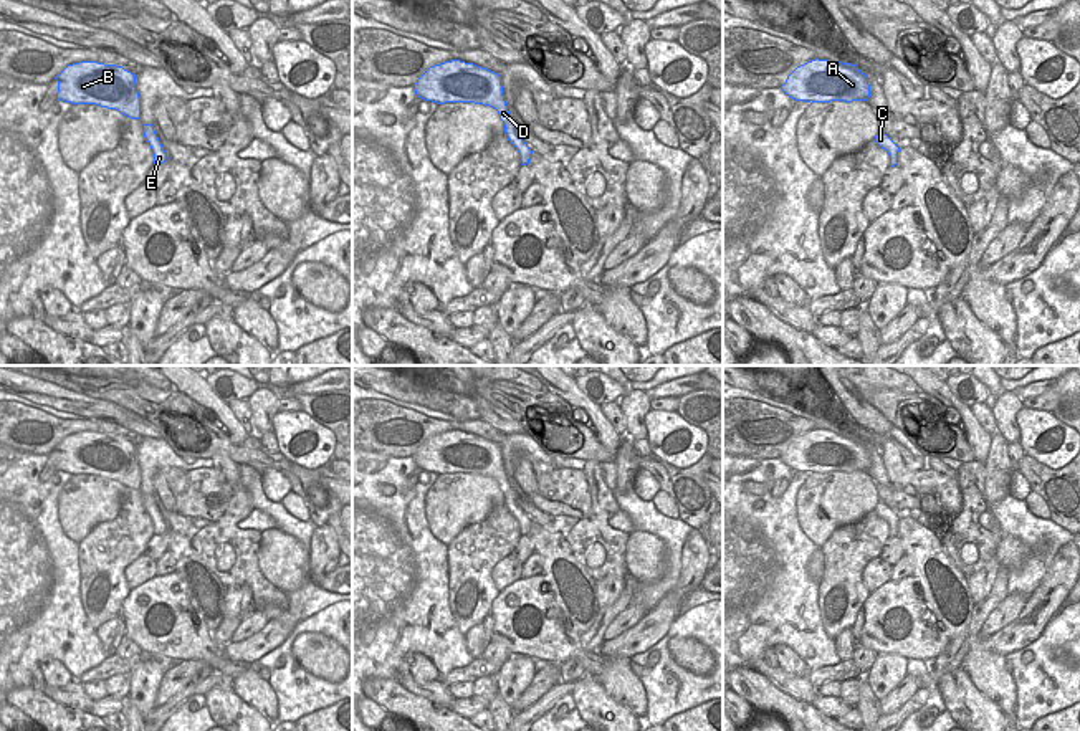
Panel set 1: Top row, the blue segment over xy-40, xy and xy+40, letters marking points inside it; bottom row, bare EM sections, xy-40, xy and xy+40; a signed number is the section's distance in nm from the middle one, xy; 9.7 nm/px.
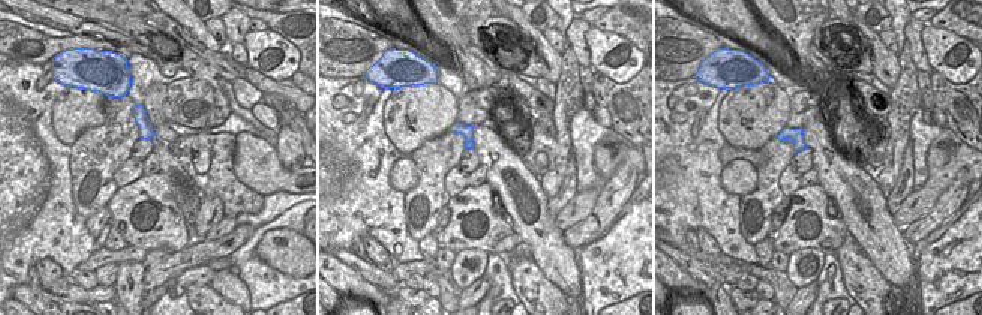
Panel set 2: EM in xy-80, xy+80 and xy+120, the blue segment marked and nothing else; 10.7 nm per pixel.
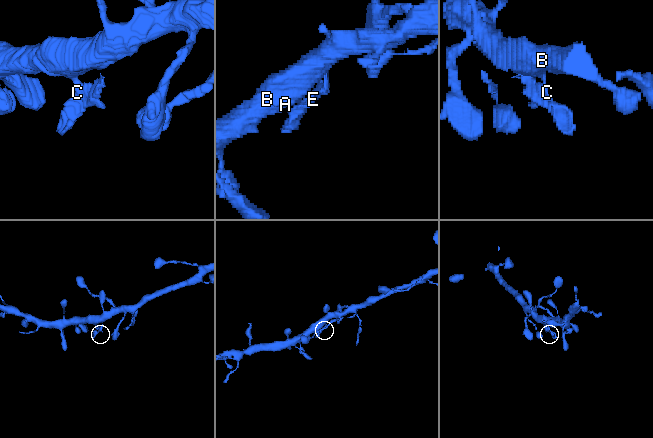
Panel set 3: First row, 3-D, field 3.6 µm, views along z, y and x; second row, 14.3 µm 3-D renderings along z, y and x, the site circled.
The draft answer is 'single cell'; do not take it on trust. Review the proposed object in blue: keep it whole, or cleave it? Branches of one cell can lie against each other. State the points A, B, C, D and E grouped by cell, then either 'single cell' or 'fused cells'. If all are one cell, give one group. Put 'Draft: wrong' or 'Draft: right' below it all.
groups A B D / C E; fused cells
Draft: wrong

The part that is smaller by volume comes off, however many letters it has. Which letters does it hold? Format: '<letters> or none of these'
C, E

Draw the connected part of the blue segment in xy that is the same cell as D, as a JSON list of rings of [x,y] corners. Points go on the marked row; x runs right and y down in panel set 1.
[[[460,60],[430,66],[413,84],[417,98],[437,104],[475,103],[498,111],[503,122],[511,121],[501,76]]]

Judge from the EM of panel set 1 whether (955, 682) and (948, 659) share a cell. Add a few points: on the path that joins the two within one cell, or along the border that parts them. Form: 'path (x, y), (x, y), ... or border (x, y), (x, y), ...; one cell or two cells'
border (960, 667), (945, 672), (936, 680); two cells

